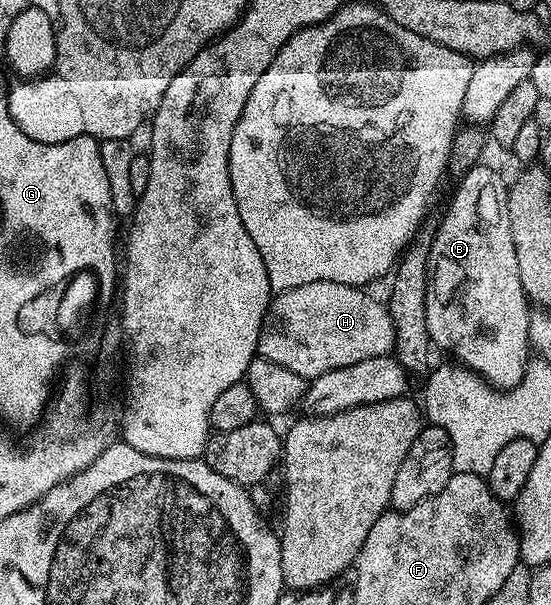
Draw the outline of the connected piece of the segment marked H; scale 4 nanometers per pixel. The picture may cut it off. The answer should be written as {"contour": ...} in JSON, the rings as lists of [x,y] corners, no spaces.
{"contour":[[[316,280],[316,284],[300,284],[300,288],[275,293],[260,328],[257,357],[280,365],[305,380],[313,380],[333,369],[346,368],[369,357],[389,355],[394,349],[394,325],[390,311],[366,293],[361,286],[336,284],[328,280]]]}

